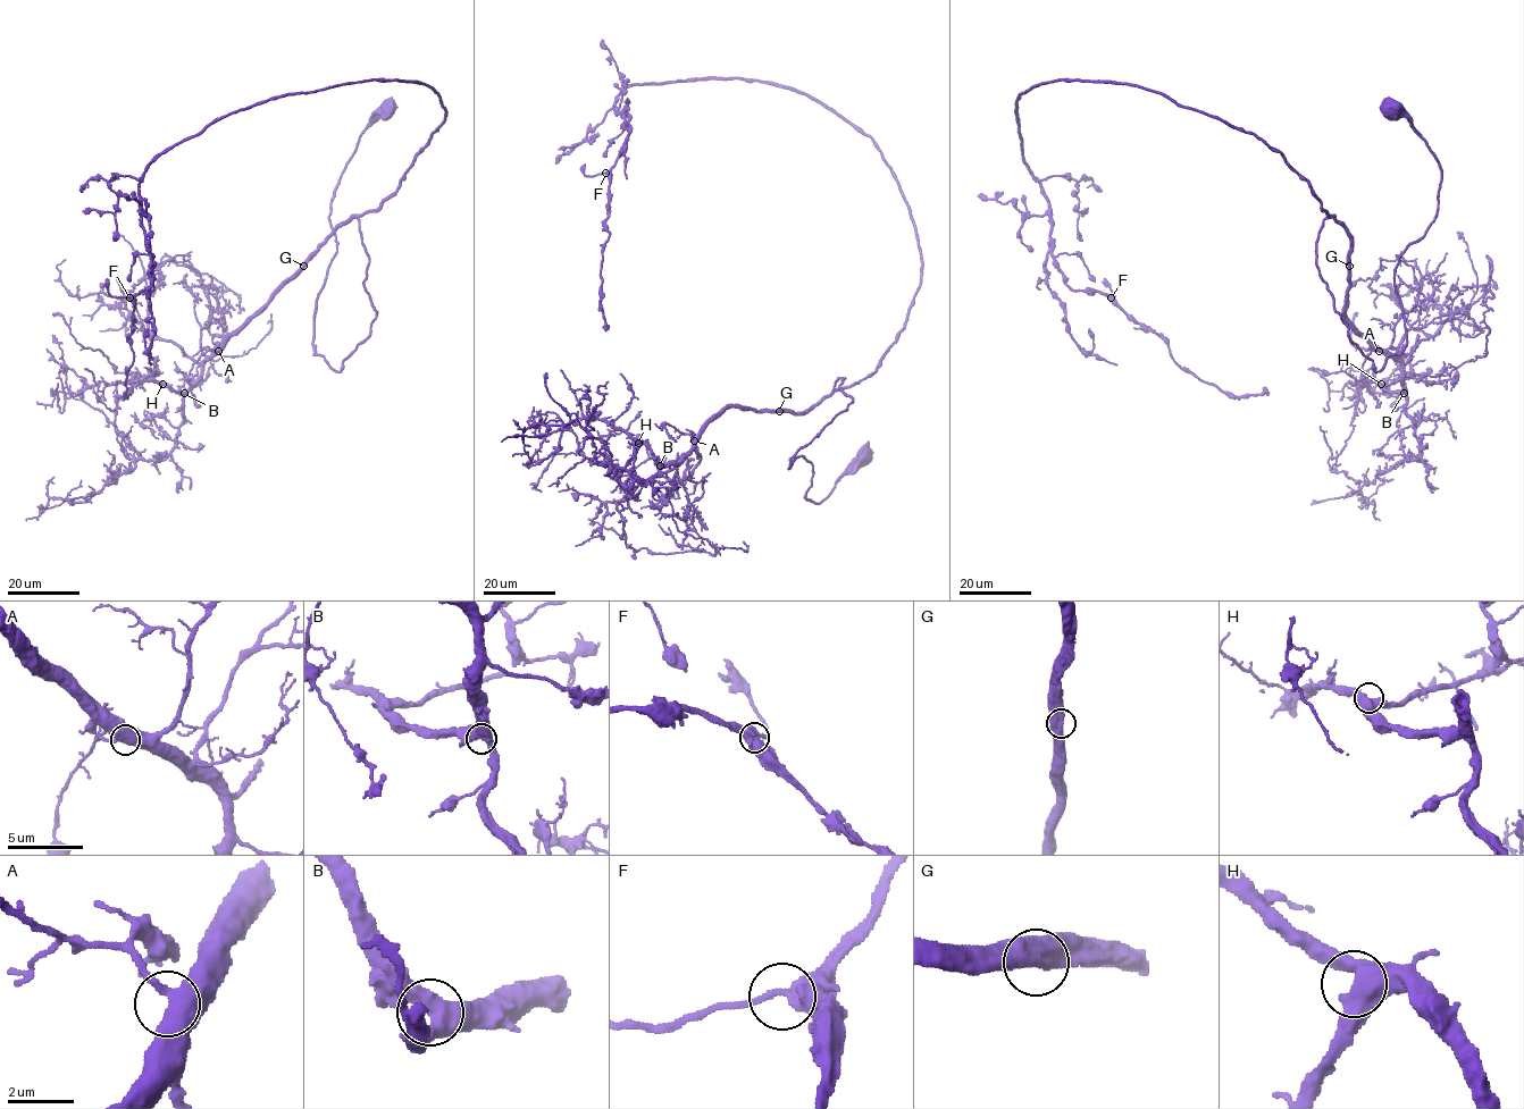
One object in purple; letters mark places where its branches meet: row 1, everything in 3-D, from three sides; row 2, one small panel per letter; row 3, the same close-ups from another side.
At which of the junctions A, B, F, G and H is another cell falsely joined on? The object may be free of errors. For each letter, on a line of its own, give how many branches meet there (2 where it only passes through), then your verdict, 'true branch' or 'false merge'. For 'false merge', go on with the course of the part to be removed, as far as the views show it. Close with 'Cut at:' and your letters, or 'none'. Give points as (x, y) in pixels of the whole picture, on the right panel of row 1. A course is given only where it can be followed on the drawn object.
A: 2 branches meet; true branch
B: 3 branches meet; true branch
F: 2 branches meet; true branch
G: 2 branches meet; true branch
H: 3 branches meet; true branch
Cut at: none

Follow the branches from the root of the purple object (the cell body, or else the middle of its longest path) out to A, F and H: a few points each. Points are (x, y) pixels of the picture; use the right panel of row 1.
A: (1392, 109), (1441, 183), (1379, 370), (1316, 237), (1347, 234), (1345, 317), (1379, 351)
F: (1392, 109), (1441, 183), (1375, 371), (1280, 152), (1131, 84), (1021, 94), (1054, 265), (1111, 297)
H: (1392, 109), (1441, 183), (1379, 370), (1316, 237), (1350, 240), (1345, 317), (1401, 366), (1381, 384)

